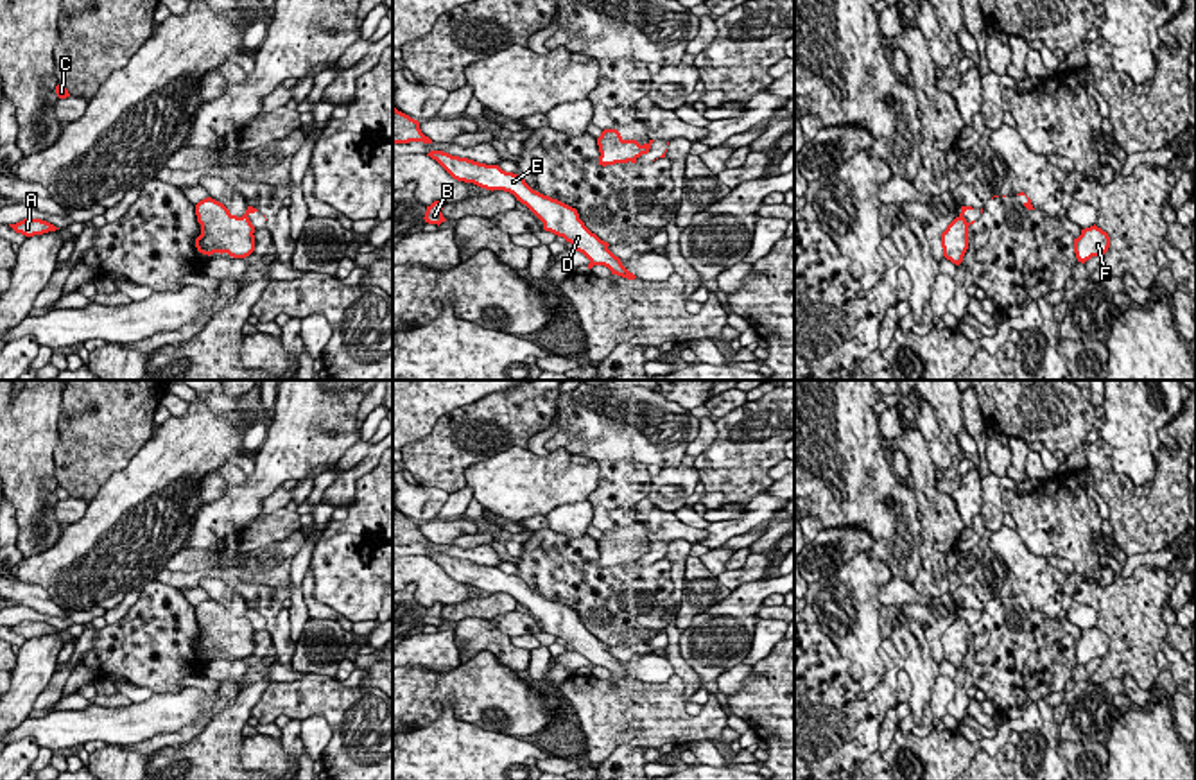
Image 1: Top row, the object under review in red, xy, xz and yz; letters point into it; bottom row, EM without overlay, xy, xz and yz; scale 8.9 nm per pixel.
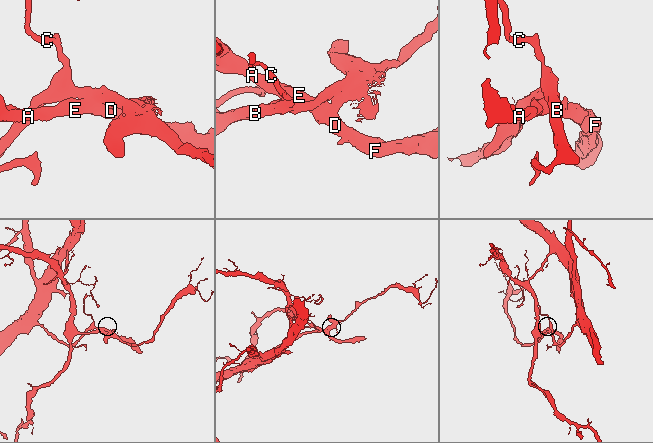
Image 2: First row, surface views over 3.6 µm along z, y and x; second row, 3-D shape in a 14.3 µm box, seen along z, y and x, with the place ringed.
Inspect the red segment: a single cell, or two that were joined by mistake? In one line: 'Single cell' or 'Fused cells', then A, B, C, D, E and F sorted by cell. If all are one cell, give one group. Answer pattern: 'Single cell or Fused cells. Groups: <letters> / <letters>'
Fused cells. Groups: A D E F / B C

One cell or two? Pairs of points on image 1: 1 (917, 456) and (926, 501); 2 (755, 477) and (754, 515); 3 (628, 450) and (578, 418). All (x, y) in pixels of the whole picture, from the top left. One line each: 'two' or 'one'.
1: one
2: two
3: one

